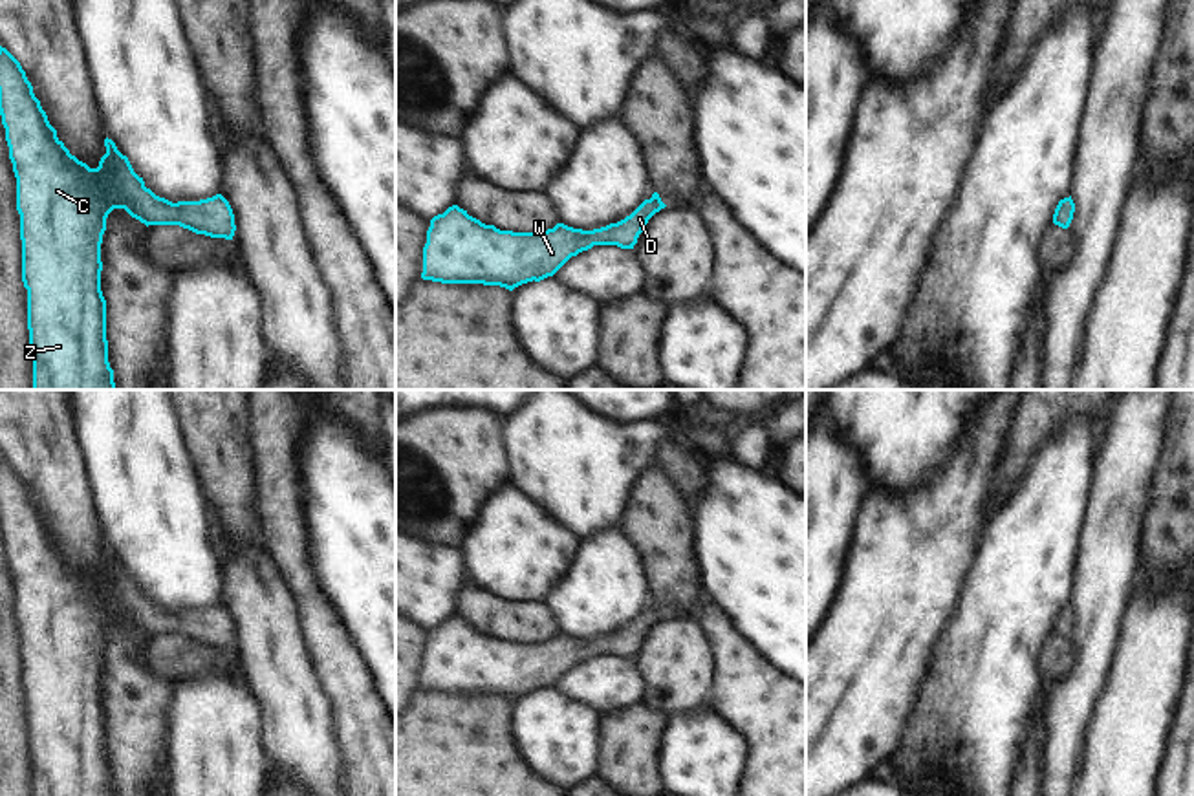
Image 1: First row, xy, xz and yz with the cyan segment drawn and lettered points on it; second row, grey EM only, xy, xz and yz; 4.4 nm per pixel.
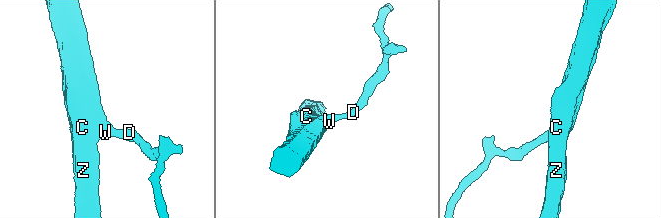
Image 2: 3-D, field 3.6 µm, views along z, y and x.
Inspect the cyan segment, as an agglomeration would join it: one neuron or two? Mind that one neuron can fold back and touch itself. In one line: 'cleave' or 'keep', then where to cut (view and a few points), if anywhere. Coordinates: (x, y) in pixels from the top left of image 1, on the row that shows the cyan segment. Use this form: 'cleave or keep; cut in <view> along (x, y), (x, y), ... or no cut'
keep; no cut

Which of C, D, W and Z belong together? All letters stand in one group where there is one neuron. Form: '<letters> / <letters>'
C D W Z

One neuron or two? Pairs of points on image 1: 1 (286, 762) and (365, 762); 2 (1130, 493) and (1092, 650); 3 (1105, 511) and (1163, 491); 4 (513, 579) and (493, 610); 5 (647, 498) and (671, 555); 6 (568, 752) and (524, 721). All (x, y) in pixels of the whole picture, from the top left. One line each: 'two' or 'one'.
1: two
2: one
3: two
4: two
5: one
6: one

